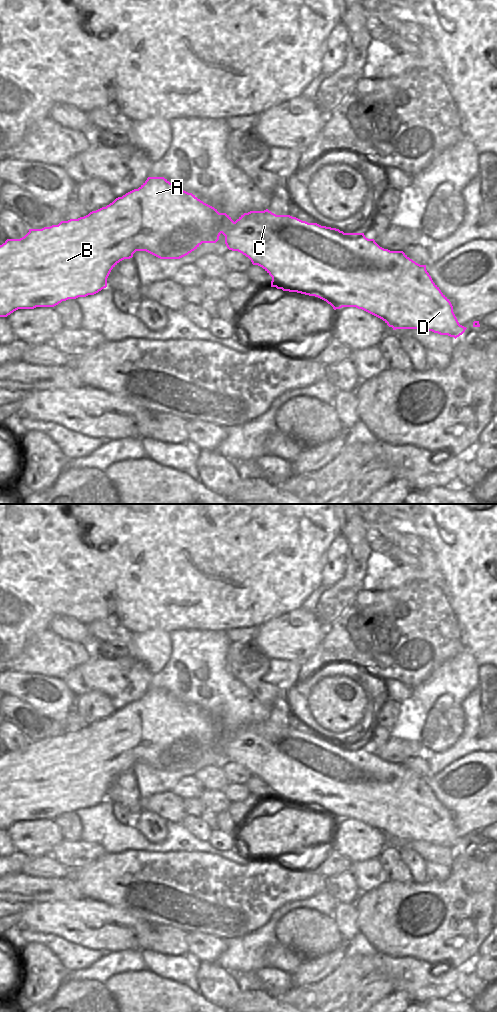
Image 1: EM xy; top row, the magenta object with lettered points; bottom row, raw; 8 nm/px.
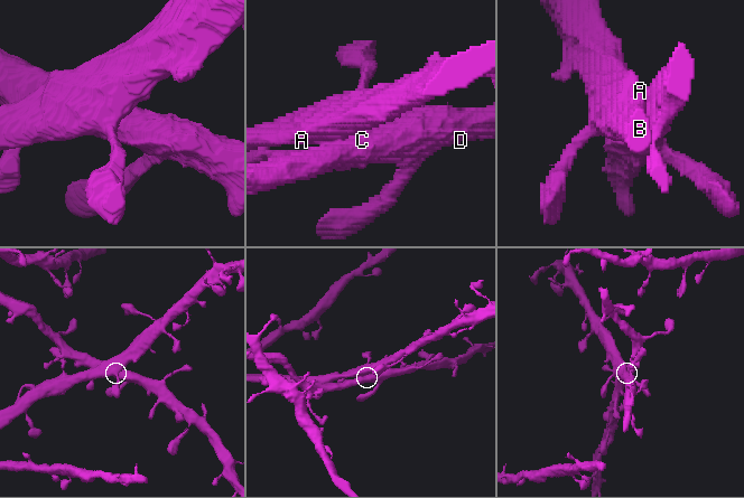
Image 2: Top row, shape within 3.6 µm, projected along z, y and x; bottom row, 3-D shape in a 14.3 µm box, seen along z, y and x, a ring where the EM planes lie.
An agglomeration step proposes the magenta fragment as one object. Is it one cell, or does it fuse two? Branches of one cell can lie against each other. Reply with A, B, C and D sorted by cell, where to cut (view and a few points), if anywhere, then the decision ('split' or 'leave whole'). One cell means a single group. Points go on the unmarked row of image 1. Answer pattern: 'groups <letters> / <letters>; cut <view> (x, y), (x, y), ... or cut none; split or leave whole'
groups A B / C D; cut xy (218, 725), (217, 740), (221, 744); split

